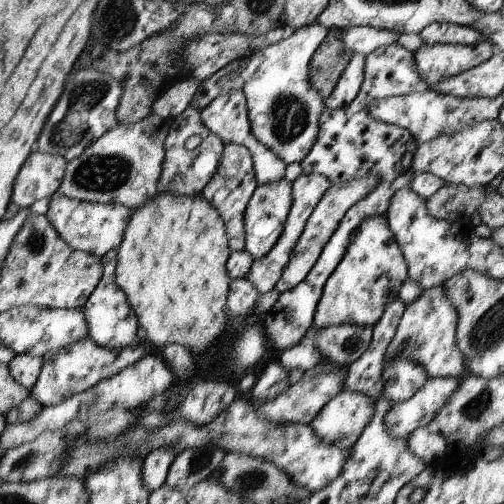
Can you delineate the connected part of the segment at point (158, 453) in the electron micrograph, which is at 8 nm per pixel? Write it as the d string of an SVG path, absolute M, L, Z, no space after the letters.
M162 446L152 450L142 464L142 484L150 493L165 485L168 470L177 453L172 446Z

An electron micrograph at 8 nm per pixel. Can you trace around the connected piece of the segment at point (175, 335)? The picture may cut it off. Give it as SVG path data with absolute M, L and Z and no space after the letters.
M158 191L154 198L133 211L129 229L116 254L116 284L128 298L145 343L156 348L182 344L190 348L194 355L204 354L226 330L226 312L229 312L228 299L232 290L229 272L226 272L226 260L232 256L228 226L217 208L204 195L182 196Z

